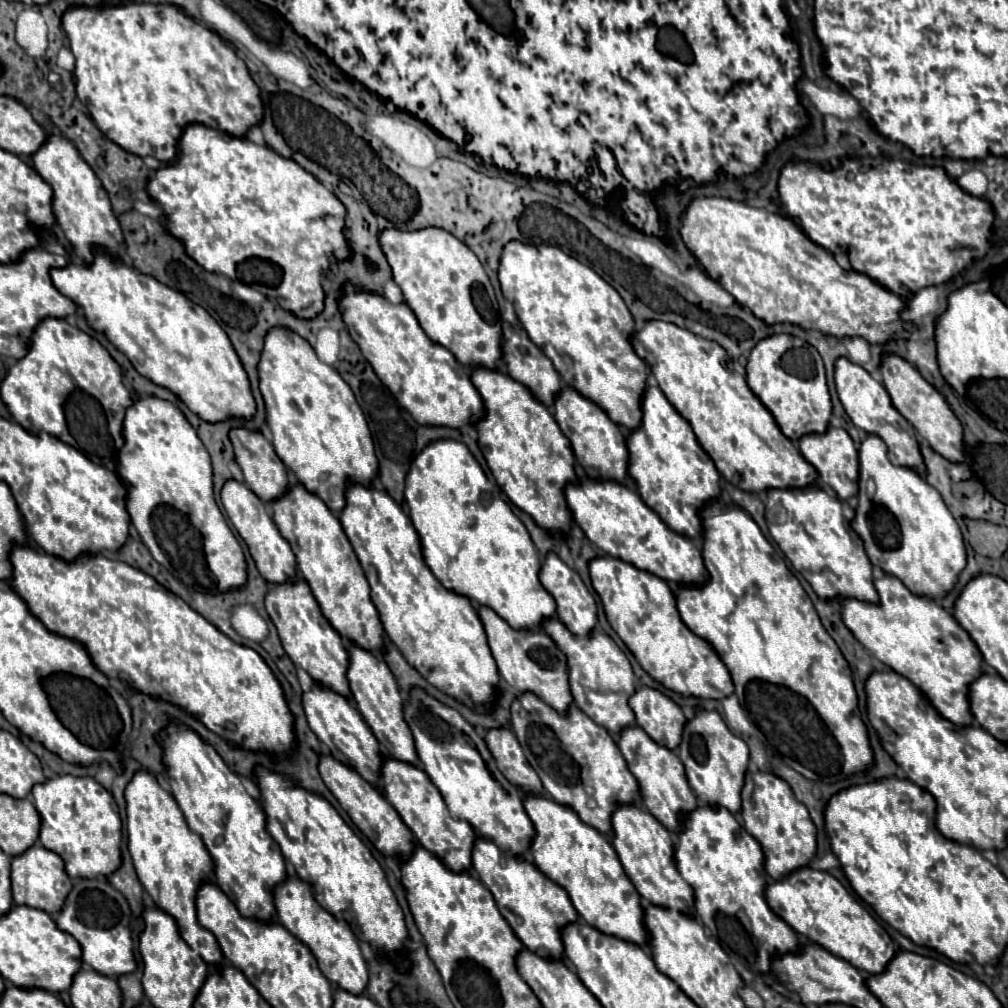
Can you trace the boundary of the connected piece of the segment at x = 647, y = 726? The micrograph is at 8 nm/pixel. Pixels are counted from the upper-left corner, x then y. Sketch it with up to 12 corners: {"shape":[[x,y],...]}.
{"shape":[[653,688],[631,698],[637,724],[653,742],[677,750],[687,720]]}

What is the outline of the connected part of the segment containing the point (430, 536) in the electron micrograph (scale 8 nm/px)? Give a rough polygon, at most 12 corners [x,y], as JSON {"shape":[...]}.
{"shape":[[431,442],[405,500],[451,592],[515,630],[555,616],[523,522],[469,448]]}

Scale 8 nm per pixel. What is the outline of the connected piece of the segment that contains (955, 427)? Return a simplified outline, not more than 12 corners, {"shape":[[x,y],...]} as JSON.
{"shape":[[885,354],[893,406],[949,462],[965,458],[963,428],[907,360]]}

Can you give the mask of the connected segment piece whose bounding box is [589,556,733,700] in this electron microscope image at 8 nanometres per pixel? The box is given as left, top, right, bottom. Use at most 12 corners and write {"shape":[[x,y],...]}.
{"shape":[[611,556],[589,572],[611,628],[681,696],[733,694],[665,580]]}

